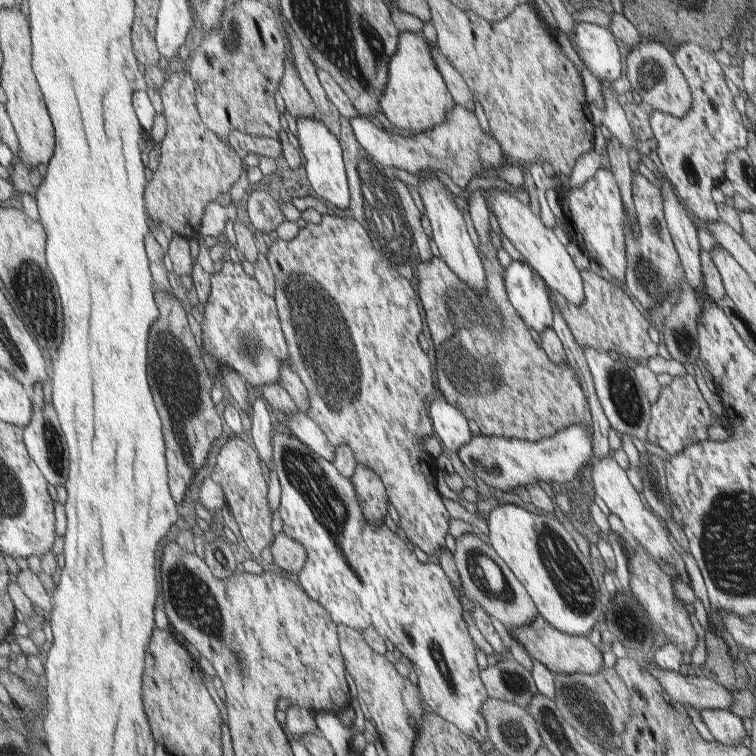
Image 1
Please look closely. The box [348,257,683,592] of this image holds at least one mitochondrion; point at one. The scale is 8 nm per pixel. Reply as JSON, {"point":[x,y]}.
{"point":[471,368]}

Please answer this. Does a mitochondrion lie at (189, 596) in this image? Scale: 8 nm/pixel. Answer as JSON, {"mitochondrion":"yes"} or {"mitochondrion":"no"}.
{"mitochondrion":"yes"}

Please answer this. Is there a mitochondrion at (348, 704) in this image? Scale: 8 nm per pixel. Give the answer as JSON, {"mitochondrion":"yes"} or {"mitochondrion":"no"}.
{"mitochondrion":"no"}

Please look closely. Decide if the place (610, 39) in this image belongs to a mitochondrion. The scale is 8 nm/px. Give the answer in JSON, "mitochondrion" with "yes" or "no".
{"mitochondrion":"no"}

